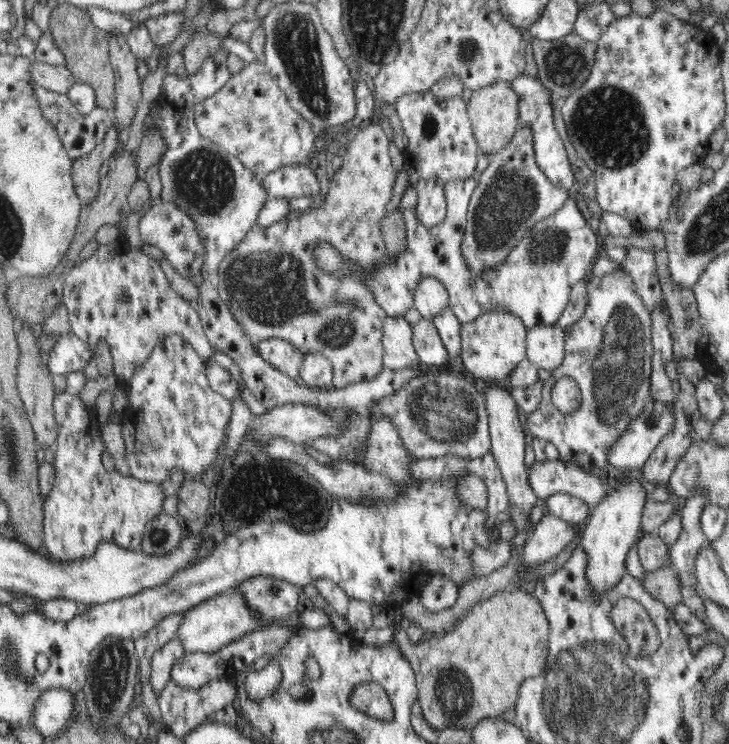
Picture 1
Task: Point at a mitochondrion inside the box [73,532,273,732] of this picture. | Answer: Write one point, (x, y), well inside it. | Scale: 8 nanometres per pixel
(111, 670)

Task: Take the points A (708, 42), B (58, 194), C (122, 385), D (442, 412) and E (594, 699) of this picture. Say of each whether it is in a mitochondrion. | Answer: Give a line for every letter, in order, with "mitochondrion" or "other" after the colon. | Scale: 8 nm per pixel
A: other
B: other
C: other
D: mitochondrion
E: mitochondrion

